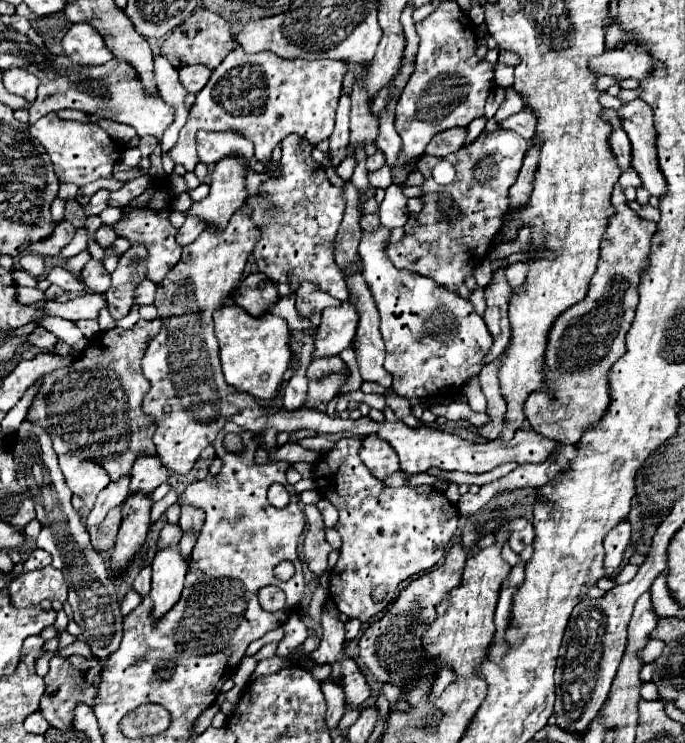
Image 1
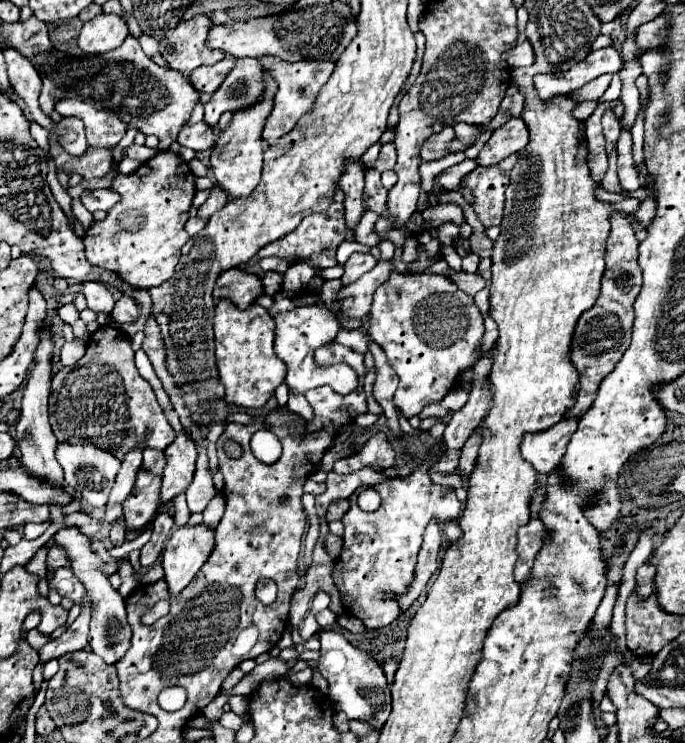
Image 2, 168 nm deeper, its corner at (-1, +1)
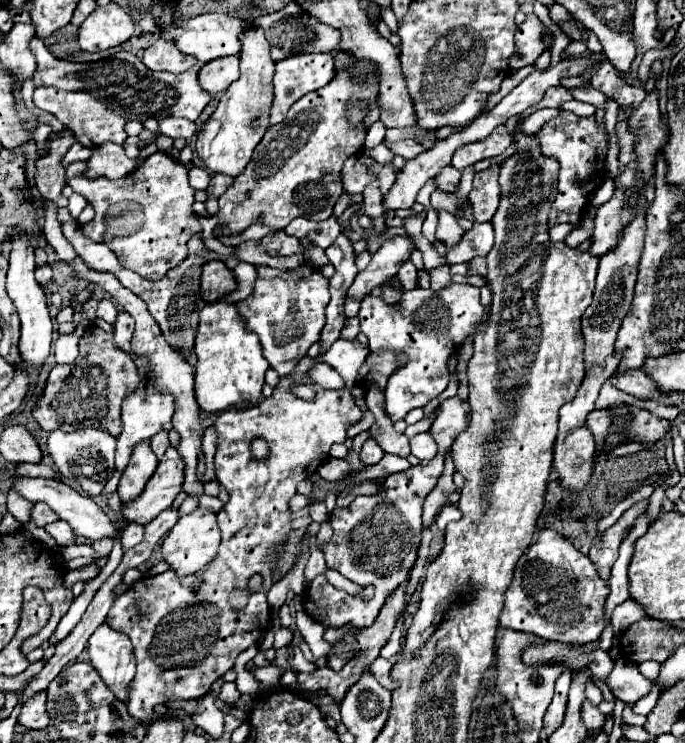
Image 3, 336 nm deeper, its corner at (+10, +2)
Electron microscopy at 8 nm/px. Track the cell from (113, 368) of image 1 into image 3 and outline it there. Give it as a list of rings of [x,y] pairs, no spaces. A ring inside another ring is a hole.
[[[90,325],[86,327],[80,343],[80,355],[72,365],[56,365],[50,371],[50,379],[42,397],[38,399],[32,415],[44,431],[76,431],[80,427],[102,427],[110,435],[118,437],[122,431],[120,405],[126,395],[130,395],[140,377],[136,373],[134,361],[128,353],[120,351],[112,343],[112,333]]]

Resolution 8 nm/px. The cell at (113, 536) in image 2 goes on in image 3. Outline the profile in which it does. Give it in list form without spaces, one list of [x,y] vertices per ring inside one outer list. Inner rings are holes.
[[[98,539],[98,541],[94,541],[90,547],[94,549],[94,559],[104,559],[104,557],[108,557],[110,555],[110,551],[112,551],[112,541],[110,539]]]

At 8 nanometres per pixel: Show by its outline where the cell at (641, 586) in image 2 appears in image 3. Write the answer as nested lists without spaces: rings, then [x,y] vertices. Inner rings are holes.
[[[626,599],[624,603],[620,603],[612,617],[610,617],[610,623],[612,623],[612,629],[614,629],[614,637],[620,637],[632,623],[640,621],[644,617],[644,609],[640,605],[636,605],[634,599]]]

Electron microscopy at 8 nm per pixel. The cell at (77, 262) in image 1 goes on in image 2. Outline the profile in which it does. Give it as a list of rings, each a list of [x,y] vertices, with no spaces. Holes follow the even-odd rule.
[[[159,152],[147,164],[143,164],[137,172],[129,176],[117,174],[113,190],[119,192],[123,200],[107,212],[105,220],[95,221],[87,230],[87,234],[83,236],[87,260],[95,266],[119,274],[125,282],[137,288],[153,288],[163,284],[165,280],[173,276],[175,266],[181,258],[181,248],[189,240],[189,234],[183,228],[183,224],[189,218],[191,200],[195,194],[195,178],[189,166],[179,158],[179,154]]]

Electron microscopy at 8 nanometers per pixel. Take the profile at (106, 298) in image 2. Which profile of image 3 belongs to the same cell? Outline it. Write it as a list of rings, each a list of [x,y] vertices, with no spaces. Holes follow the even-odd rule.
[[[100,299],[100,305],[98,305],[98,311],[96,311],[98,317],[102,317],[104,321],[108,321],[112,327],[114,327],[114,321],[118,317],[118,309],[114,307],[114,303],[110,299]]]

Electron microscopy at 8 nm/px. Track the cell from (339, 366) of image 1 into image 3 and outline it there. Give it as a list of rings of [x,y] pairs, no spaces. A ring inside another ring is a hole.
[[[338,339],[328,353],[318,355],[316,359],[304,357],[300,361],[300,369],[296,373],[282,377],[280,383],[276,385],[272,397],[248,405],[242,409],[228,409],[224,411],[216,423],[214,429],[218,433],[218,445],[216,445],[216,477],[218,481],[226,487],[230,493],[230,501],[224,505],[224,509],[218,513],[218,527],[222,531],[222,543],[220,551],[210,561],[200,573],[192,573],[188,577],[176,577],[172,573],[162,573],[154,577],[144,577],[138,583],[134,583],[124,595],[120,595],[106,621],[112,625],[112,629],[124,633],[132,643],[134,643],[134,655],[138,661],[138,671],[136,677],[130,685],[130,699],[126,703],[128,713],[136,721],[150,723],[154,705],[162,703],[164,697],[176,697],[176,699],[200,699],[204,697],[212,683],[218,681],[228,669],[234,667],[236,657],[246,651],[252,643],[260,641],[268,631],[270,631],[270,617],[272,609],[268,605],[266,593],[272,587],[272,567],[276,565],[276,557],[284,551],[288,533],[290,533],[290,515],[292,511],[288,509],[288,501],[296,495],[296,485],[302,479],[308,479],[326,459],[330,453],[330,447],[334,443],[344,443],[348,425],[356,423],[362,419],[360,407],[354,405],[354,397],[350,395],[350,389],[354,387],[356,375],[360,365],[364,363],[368,355],[368,347],[362,345],[360,341],[346,341]],[[316,363],[328,363],[332,369],[340,373],[344,379],[344,387],[340,389],[318,389],[314,401],[302,401],[290,393],[292,383],[310,383],[308,379],[308,369]],[[262,437],[268,443],[268,455],[266,459],[256,459],[250,453],[250,443]],[[252,575],[262,575],[262,589],[260,591],[250,591],[250,601],[248,607],[242,613],[232,611],[228,603],[228,595],[234,587],[246,589],[248,581]]]

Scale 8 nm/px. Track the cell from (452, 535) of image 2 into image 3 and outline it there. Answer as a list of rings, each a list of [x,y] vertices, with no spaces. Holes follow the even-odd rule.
[[[444,505],[436,517],[436,525],[444,529],[450,521],[458,521],[458,519],[460,519],[460,509],[456,505]]]

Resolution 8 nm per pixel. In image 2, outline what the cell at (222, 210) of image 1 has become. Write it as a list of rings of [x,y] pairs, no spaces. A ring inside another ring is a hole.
[[[267,78],[265,98],[257,104],[253,104],[249,110],[241,110],[233,114],[231,126],[219,136],[213,152],[211,152],[211,172],[215,176],[217,186],[227,194],[229,200],[235,198],[247,198],[251,190],[257,186],[261,176],[261,162],[263,162],[263,146],[261,146],[261,130],[265,124],[265,118],[271,112],[273,106],[273,94],[275,94],[275,82]]]

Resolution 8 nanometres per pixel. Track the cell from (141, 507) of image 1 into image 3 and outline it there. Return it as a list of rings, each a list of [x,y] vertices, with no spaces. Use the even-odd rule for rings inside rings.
[[[140,441],[140,445],[136,445],[136,449],[130,457],[130,463],[124,469],[120,485],[118,485],[118,495],[124,503],[132,501],[134,497],[138,497],[142,493],[144,485],[156,471],[156,465],[158,465],[158,459],[150,449],[150,441]]]

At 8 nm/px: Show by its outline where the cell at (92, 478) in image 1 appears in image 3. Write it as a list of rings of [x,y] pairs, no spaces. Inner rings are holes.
[[[86,427],[86,429],[76,429],[72,433],[64,433],[60,429],[52,431],[48,437],[48,453],[52,461],[58,467],[60,477],[74,489],[80,489],[82,493],[94,497],[100,495],[104,485],[108,483],[108,477],[114,473],[114,449],[116,449],[116,439],[100,429],[100,427]]]

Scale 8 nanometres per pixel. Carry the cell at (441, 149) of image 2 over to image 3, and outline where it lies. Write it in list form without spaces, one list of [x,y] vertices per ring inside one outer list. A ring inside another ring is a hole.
[[[404,139],[398,143],[388,143],[386,145],[394,155],[400,155],[404,159],[414,159],[416,155],[420,155],[424,151],[424,147],[420,143],[416,143],[414,139]]]

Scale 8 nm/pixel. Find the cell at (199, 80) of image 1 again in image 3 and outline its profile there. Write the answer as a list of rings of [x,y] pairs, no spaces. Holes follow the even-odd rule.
[[[232,55],[232,57],[220,57],[220,59],[206,63],[204,69],[200,71],[202,89],[212,95],[226,91],[240,77],[238,61],[240,57]]]

